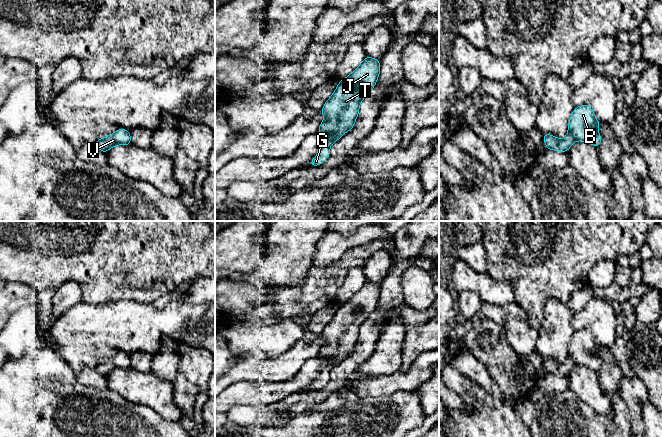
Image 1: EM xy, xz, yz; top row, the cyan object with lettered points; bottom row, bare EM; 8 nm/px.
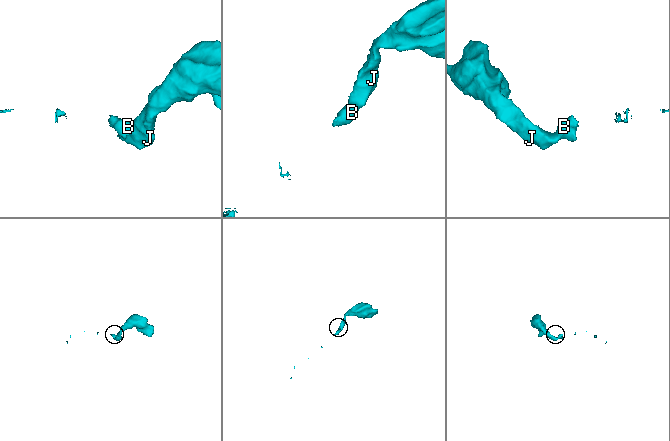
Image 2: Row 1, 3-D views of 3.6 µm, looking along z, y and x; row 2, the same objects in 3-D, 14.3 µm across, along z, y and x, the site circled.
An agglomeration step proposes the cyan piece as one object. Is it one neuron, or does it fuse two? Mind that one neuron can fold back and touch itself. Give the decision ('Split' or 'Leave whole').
Leave whole

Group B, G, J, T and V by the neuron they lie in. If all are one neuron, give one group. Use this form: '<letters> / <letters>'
B G J T V

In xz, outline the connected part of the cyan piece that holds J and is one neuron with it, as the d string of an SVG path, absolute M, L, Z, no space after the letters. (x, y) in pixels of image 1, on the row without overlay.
M366 280L349 300L340 304L321 333L324 345L317 356L326 362L310 390L321 389L330 380L330 370L354 351L360 327L376 309L379 298L380 284Z

